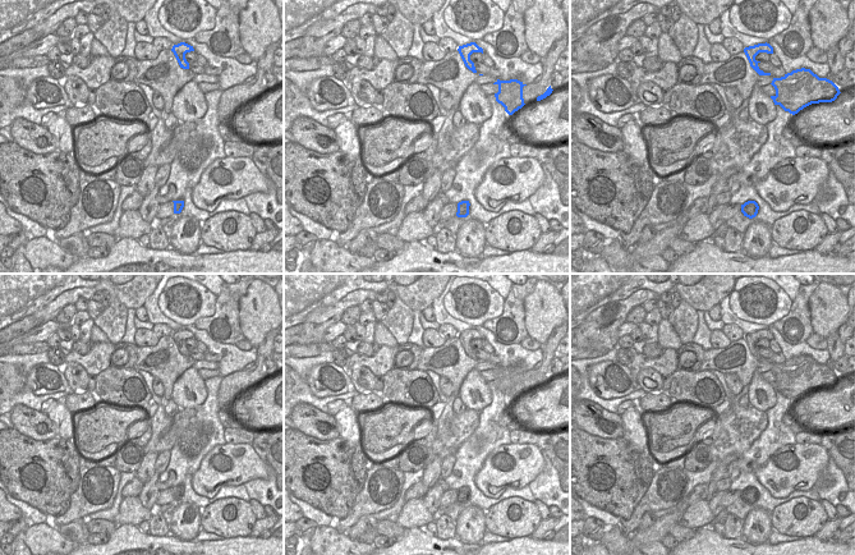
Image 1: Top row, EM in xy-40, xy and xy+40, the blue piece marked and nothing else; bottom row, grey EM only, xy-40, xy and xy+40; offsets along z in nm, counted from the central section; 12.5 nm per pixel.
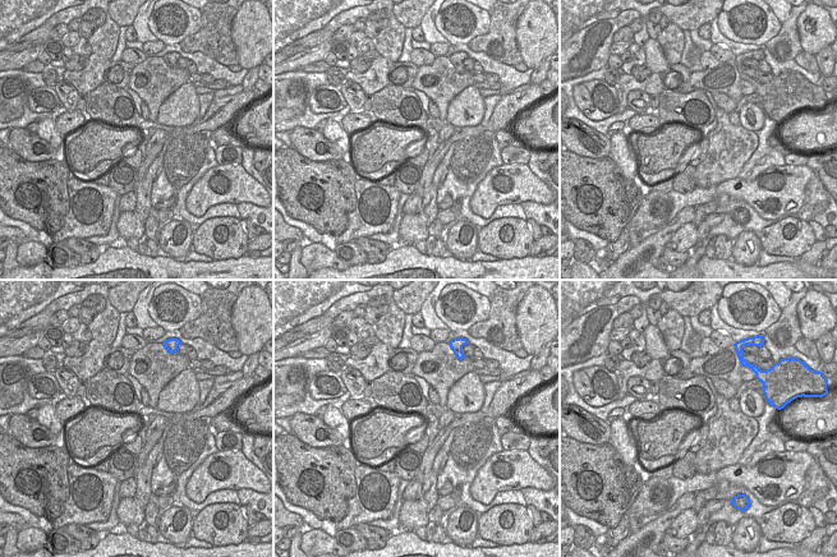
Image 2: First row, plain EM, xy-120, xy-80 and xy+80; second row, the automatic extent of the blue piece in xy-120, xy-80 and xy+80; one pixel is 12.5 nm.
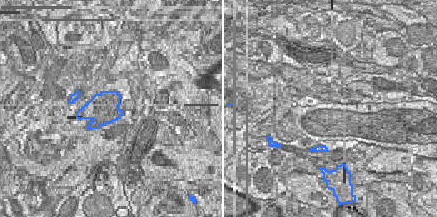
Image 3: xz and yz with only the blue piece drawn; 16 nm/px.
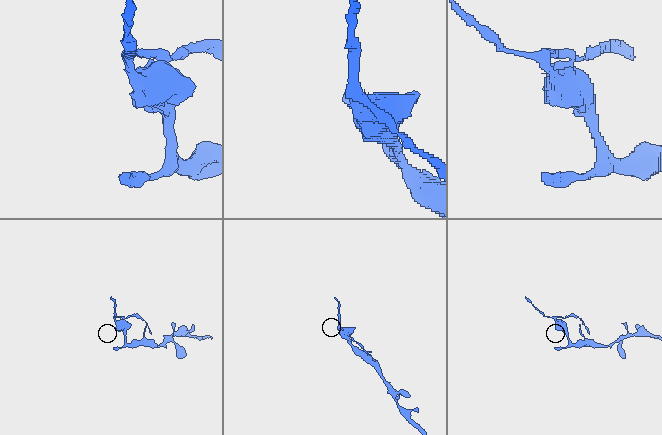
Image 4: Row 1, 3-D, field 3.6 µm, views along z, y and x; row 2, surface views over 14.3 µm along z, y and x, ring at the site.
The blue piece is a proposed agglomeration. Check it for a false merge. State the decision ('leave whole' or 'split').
split

